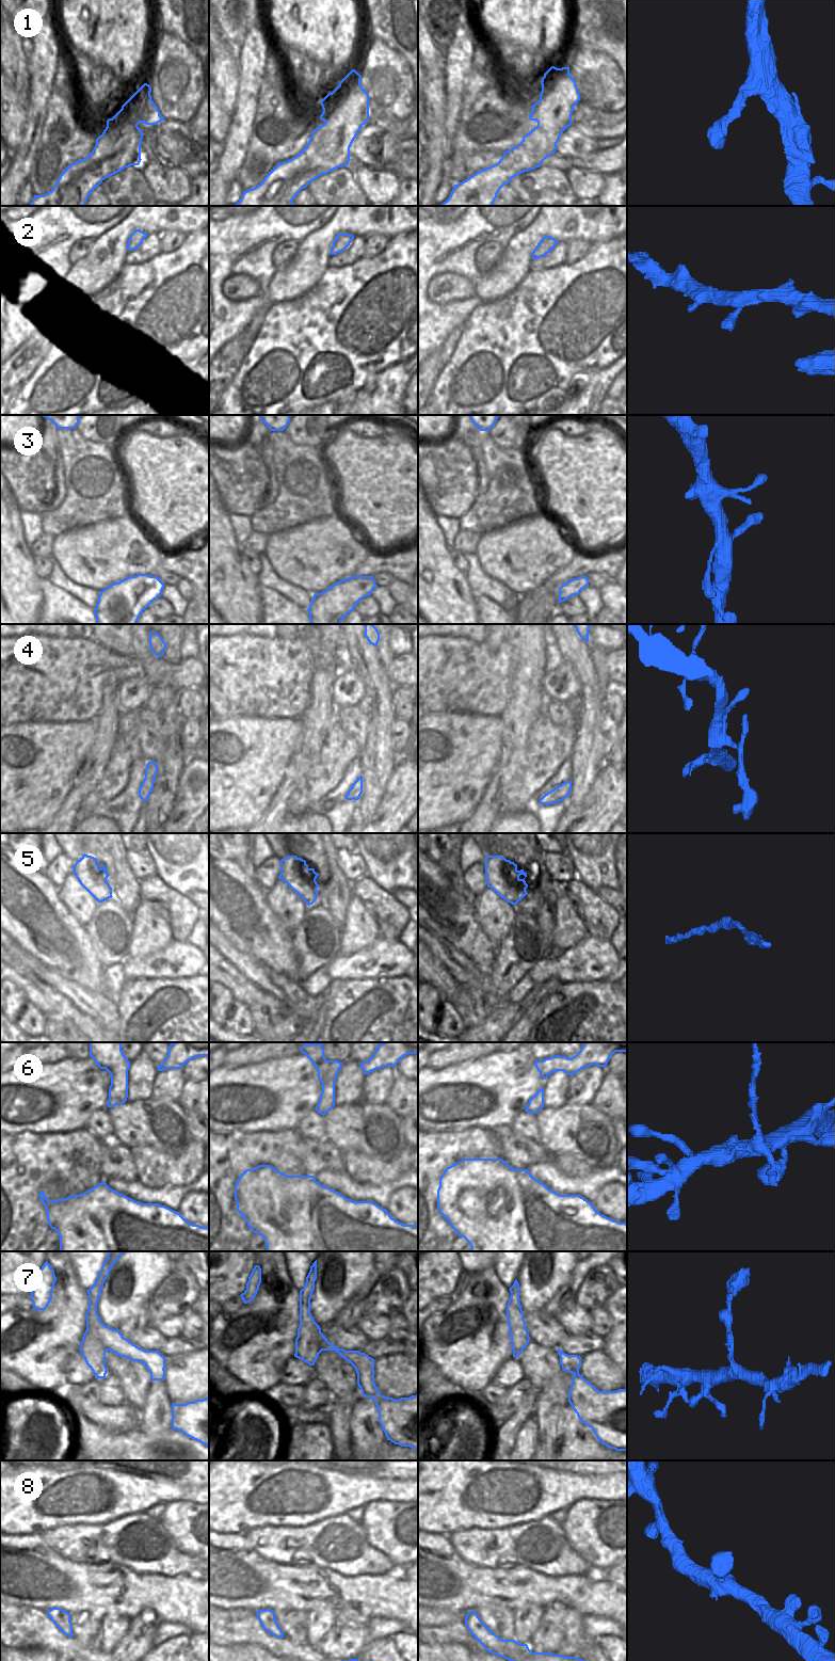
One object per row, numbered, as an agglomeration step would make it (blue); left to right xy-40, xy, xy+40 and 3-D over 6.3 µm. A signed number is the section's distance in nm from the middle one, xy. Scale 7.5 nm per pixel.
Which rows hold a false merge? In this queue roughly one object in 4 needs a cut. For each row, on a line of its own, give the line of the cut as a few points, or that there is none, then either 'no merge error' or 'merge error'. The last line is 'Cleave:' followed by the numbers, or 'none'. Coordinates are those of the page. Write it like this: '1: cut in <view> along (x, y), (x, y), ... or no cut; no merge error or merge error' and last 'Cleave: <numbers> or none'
1: no cut; no merge error
2: no cut; no merge error
3: no cut; no merge error
4: cut in xy+40 along (560, 785), (558, 793), (564, 798); merge error
5: no cut; no merge error
6: cut in xy+40 along (528, 1103), (533, 1103), (538, 1111); merge error
7: cut in xy along (353, 1364), (367, 1363), (372, 1369); merge error
8: no cut; no merge error
Cleave: 4, 6, 7

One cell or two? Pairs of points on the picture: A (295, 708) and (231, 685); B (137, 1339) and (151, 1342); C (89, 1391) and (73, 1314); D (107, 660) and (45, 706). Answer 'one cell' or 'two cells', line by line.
A: one cell
B: one cell
C: two cells
D: one cell

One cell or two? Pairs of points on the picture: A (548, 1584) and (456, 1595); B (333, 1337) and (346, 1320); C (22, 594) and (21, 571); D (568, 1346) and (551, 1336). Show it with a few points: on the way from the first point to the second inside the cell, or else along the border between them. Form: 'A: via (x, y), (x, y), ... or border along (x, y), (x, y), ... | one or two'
A: via (526, 1586), (479, 1586) | one
B: border along (333, 1321), (346, 1328), (354, 1327) | two
C: via (21, 589), (21, 576) | one
D: border along (568, 1336), (559, 1347) | two

